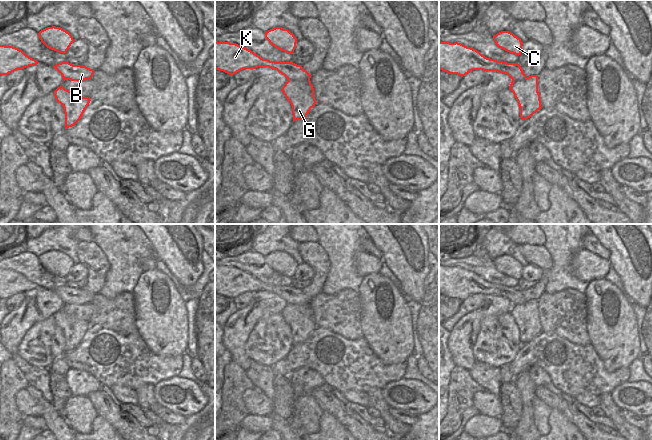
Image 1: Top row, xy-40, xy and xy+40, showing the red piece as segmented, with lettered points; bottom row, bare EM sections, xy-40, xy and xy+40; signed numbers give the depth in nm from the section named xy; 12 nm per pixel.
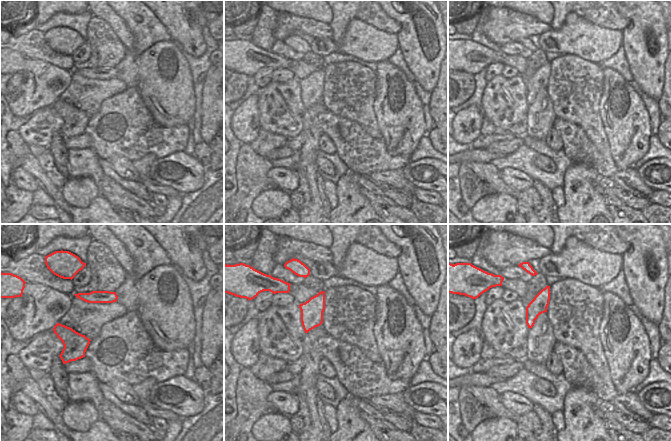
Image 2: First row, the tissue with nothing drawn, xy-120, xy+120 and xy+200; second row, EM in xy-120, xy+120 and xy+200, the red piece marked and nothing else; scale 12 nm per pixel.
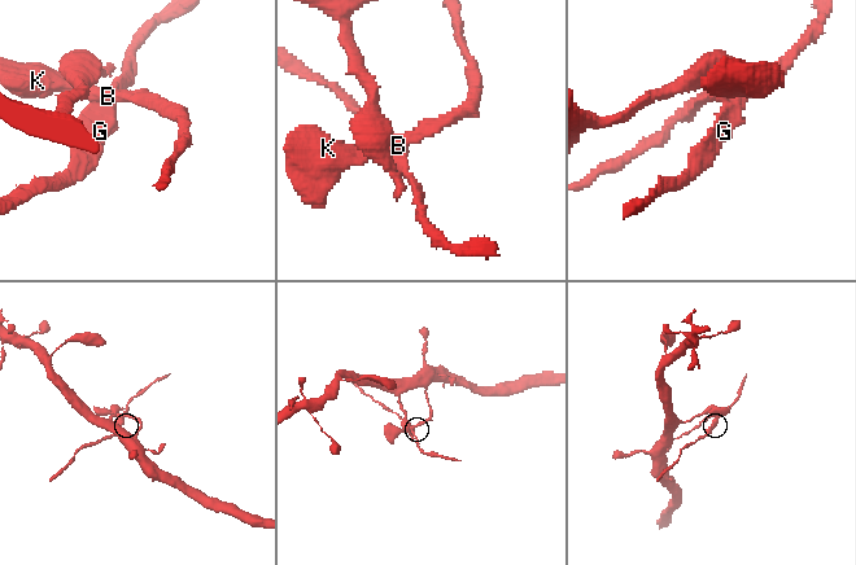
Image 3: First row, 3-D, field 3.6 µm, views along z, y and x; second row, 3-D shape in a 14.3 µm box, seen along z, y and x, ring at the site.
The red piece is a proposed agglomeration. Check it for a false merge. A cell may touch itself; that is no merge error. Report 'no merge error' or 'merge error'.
merge error

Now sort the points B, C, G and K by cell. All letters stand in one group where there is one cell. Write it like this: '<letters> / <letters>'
B C K / G

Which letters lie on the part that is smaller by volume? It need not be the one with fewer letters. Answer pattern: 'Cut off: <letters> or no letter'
Cut off: G

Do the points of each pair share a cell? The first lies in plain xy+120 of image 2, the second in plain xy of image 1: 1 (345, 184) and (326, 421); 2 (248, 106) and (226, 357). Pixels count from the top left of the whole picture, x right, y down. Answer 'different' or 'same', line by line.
1: same
2: different

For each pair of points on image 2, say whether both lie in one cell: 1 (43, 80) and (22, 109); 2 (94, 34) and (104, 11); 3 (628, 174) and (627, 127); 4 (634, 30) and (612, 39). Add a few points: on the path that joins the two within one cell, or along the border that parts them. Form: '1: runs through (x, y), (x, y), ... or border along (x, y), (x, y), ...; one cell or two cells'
1: runs through (40, 87), (25, 102); one cell
2: border along (93, 15), (102, 18), (116, 36); two cells
3: border along (631, 166), (618, 170); two cells
4: border along (621, 31), (622, 45); two cells

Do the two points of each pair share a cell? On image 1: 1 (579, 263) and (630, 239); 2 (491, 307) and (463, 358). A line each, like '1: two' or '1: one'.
1: two
2: one

